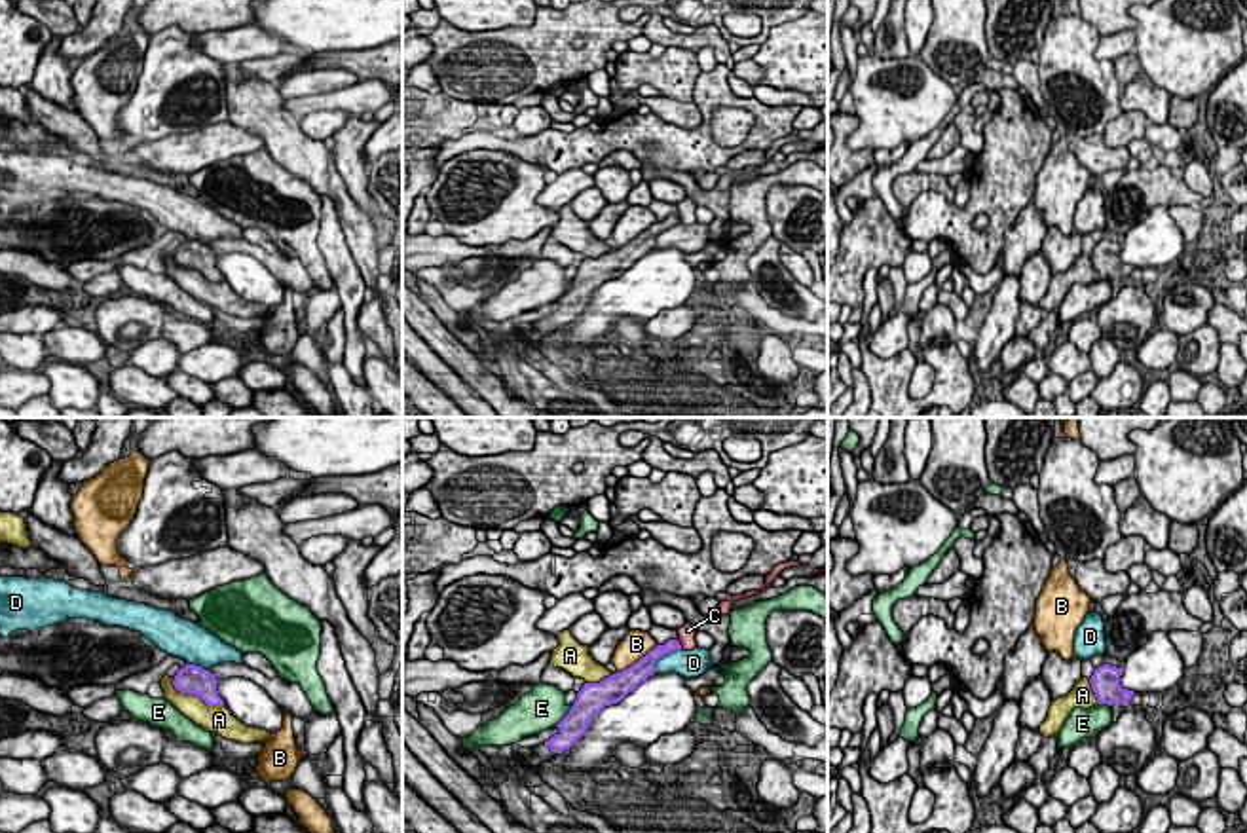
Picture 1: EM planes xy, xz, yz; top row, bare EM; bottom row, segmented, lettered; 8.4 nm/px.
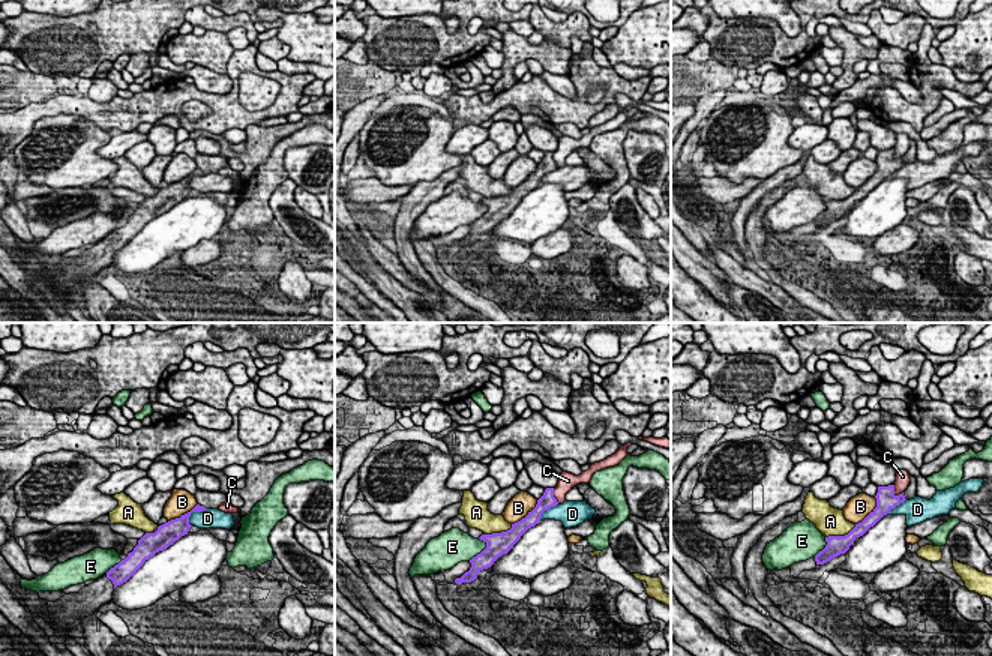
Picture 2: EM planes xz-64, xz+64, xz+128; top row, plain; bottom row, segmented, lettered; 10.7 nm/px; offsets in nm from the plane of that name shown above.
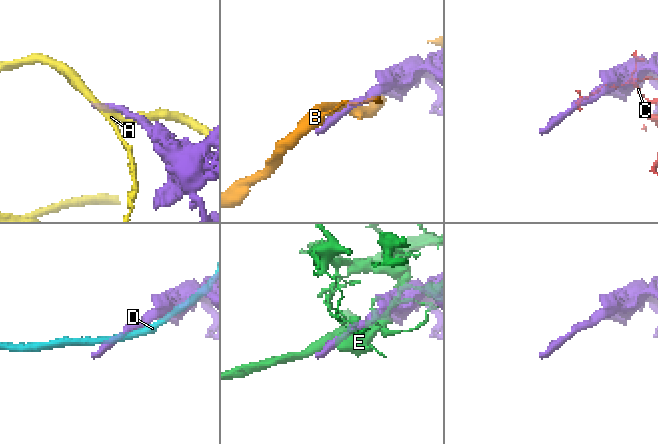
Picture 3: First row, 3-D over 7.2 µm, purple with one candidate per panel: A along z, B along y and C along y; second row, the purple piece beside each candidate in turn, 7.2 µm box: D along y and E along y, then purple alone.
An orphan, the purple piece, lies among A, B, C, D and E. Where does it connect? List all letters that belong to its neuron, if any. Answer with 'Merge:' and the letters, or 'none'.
Merge: none

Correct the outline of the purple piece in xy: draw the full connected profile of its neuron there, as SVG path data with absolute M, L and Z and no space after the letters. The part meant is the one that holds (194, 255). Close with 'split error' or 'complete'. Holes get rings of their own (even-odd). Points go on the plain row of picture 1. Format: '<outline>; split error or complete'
M186 239L173 254L177 266L195 269L207 281L224 281L224 275L218 271L216 258L218 254L214 249L195 239Z; complete

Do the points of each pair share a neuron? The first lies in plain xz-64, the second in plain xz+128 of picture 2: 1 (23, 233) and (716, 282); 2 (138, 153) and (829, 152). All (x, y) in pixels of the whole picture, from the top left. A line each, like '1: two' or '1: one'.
1: one
2: one

